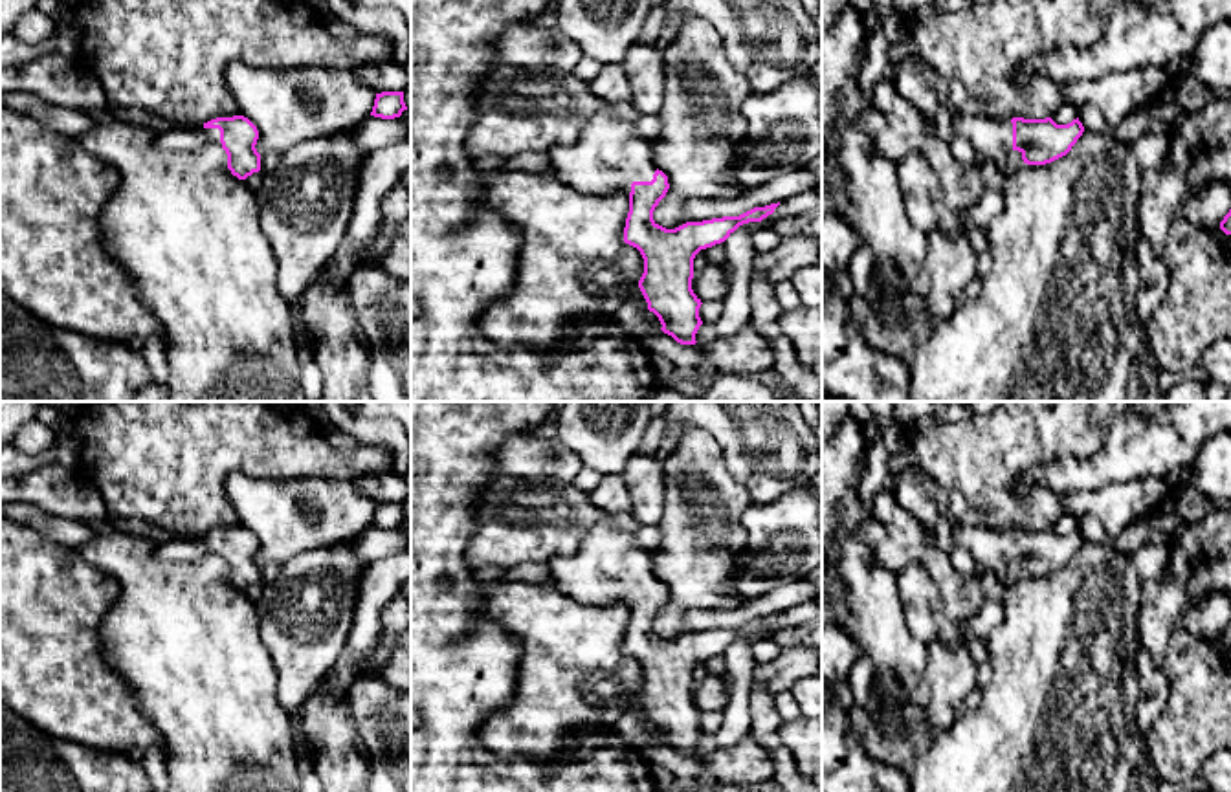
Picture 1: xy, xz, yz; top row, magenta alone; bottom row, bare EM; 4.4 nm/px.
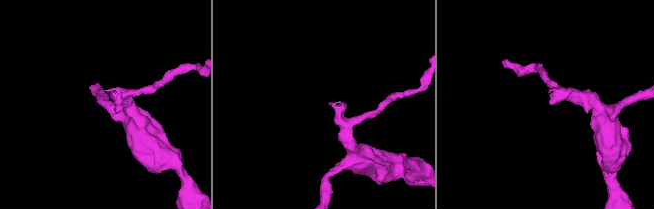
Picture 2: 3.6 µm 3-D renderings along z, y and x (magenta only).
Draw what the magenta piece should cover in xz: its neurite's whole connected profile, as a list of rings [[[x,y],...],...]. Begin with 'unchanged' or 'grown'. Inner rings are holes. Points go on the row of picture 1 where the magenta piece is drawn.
grown; [[[598,97],[598,110],[587,117],[574,143],[554,145],[549,148],[554,167],[554,178],[567,187],[585,194],[626,192],[629,196],[629,213],[624,227],[624,242],[637,248],[644,258],[644,273],[638,288],[653,312],[662,332],[681,345],[695,345],[695,334],[703,324],[699,317],[701,299],[692,290],[693,258],[701,249],[725,242],[739,226],[761,222],[780,205],[771,204],[754,207],[739,216],[723,216],[703,222],[686,222],[675,229],[666,229],[653,220],[653,211],[666,196],[668,176],[653,165],[651,139],[638,138],[633,121],[613,114],[613,103]]]

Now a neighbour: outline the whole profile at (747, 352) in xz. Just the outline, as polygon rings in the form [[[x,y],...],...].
[[[750,326],[736,336],[695,345],[681,345],[662,330],[655,330],[640,343],[649,358],[666,358],[673,365],[675,376],[671,381],[660,383],[662,387],[682,380],[697,381],[703,374],[750,378],[774,368],[776,363],[769,341]]]

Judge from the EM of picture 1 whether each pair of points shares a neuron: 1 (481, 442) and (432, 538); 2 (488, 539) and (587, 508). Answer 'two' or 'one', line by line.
1: one
2: one

